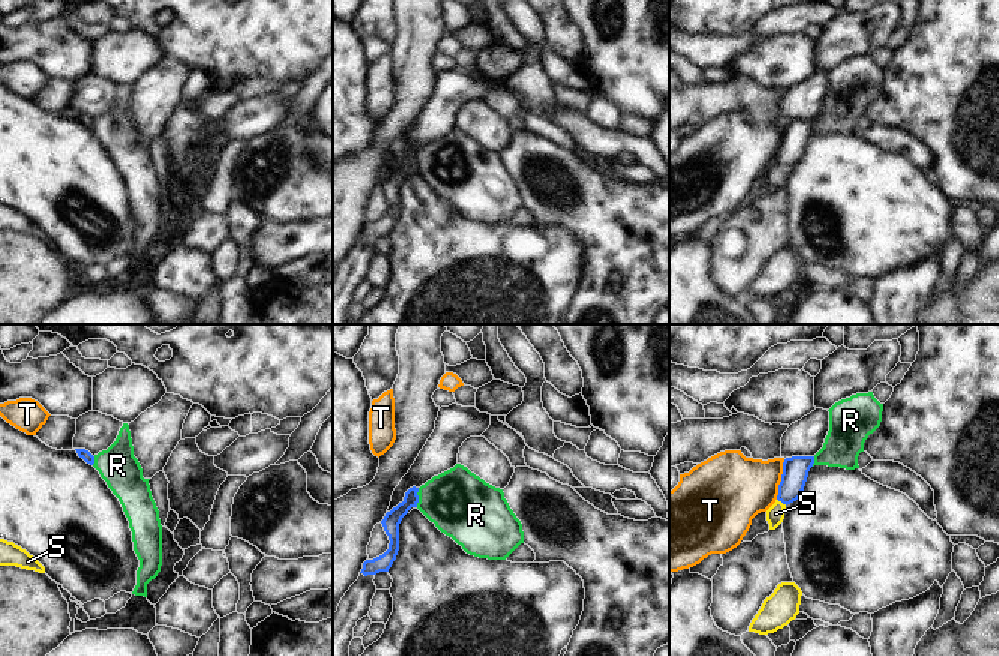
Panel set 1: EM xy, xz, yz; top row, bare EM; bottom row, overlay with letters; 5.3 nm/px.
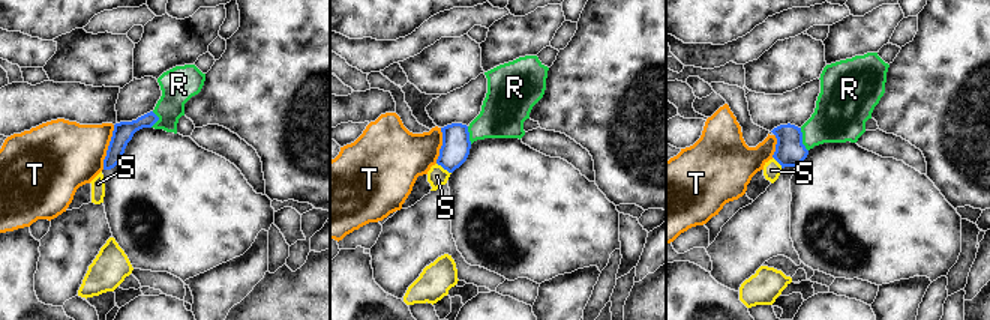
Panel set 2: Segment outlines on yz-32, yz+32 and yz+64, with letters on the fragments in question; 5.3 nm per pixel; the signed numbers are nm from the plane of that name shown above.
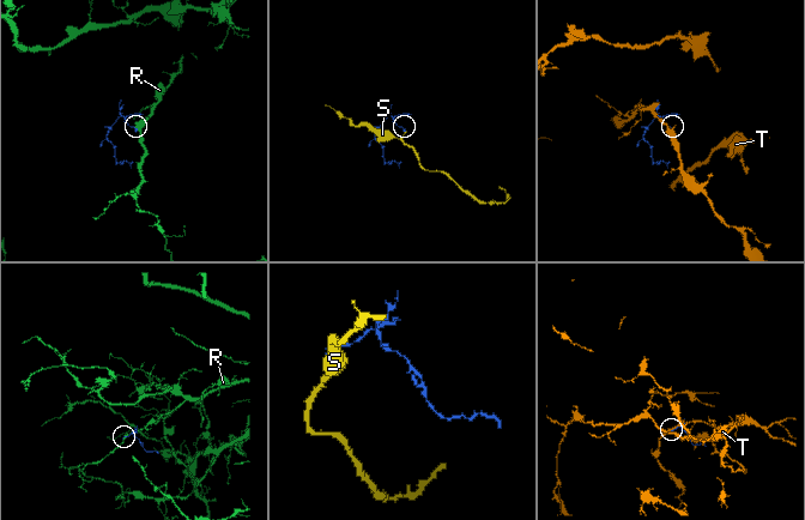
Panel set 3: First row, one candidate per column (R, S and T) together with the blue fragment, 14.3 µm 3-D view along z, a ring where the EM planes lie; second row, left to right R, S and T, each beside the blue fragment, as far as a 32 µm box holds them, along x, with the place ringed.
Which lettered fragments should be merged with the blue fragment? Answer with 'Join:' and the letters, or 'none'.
Join: none

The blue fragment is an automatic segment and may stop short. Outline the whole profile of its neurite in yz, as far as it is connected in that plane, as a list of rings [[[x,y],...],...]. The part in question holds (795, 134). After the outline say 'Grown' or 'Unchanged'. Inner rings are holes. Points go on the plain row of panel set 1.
[[[792,120],[784,123],[778,149],[778,165],[788,170],[801,161],[813,128],[814,120]]]. Unchanged

